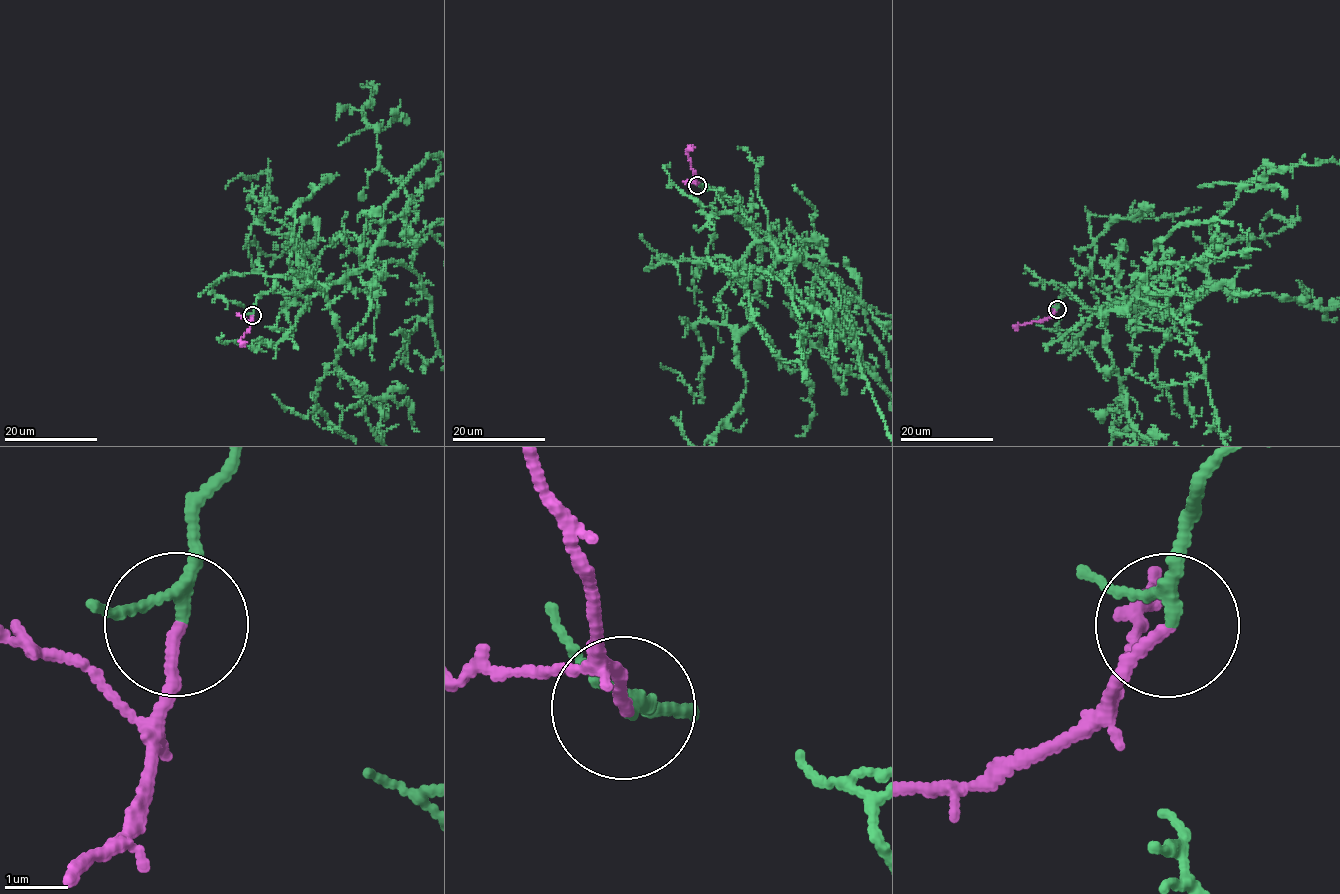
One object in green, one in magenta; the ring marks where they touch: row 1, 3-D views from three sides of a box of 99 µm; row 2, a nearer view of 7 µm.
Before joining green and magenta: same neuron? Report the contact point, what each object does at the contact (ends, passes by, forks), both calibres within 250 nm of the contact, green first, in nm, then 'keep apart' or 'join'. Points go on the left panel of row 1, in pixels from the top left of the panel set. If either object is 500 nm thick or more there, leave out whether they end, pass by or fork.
at (252, 315); green passes by; magenta ends there; 170 nm thick on the green side, 160 nm on the other; join

